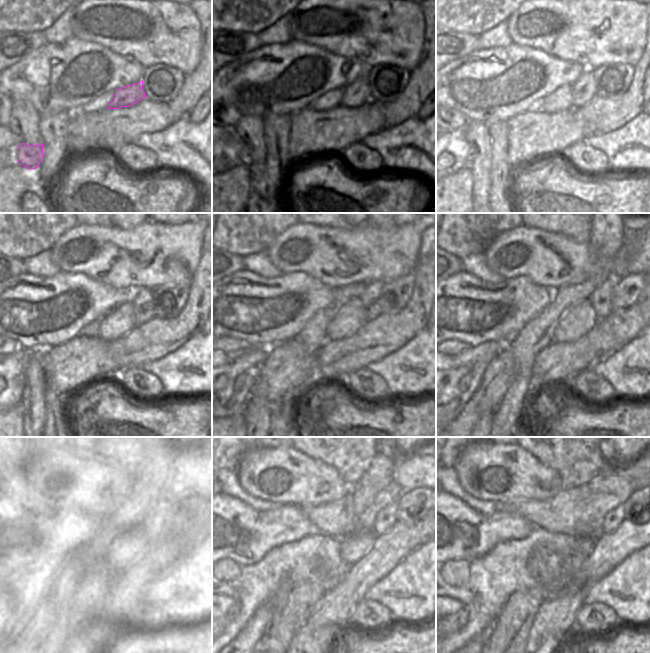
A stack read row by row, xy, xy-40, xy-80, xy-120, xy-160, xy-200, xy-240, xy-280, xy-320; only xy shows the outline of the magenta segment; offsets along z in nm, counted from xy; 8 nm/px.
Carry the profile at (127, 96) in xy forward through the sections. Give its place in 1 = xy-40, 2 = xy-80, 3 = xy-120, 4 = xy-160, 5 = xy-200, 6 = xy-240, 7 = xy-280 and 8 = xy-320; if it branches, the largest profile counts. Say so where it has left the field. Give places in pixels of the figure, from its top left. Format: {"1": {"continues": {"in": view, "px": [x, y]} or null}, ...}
{"1": {"continues": {"in": "xy-40", "px": [358, 93]}}, "2": {"continues": {"in": "xy-80", "px": [584, 90]}}, "3": {"continues": {"in": "xy-120", "px": [143, 303]}}, "4": {"continues": {"in": "xy-160", "px": [370, 299]}}, "5": {"continues": {"in": "xy-200", "px": [600, 300]}}, "6": {"continues": {"in": "xy-240", "px": [156, 522]}}, "7": {"continues": {"in": "xy-280", "px": [386, 518]}}, "8": {"continues": {"in": "xy-320", "px": [615, 517]}}}

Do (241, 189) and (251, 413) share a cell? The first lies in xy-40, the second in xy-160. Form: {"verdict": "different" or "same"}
{"verdict": "different"}

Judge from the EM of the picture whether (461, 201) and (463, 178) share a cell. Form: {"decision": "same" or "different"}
{"decision": "same"}

